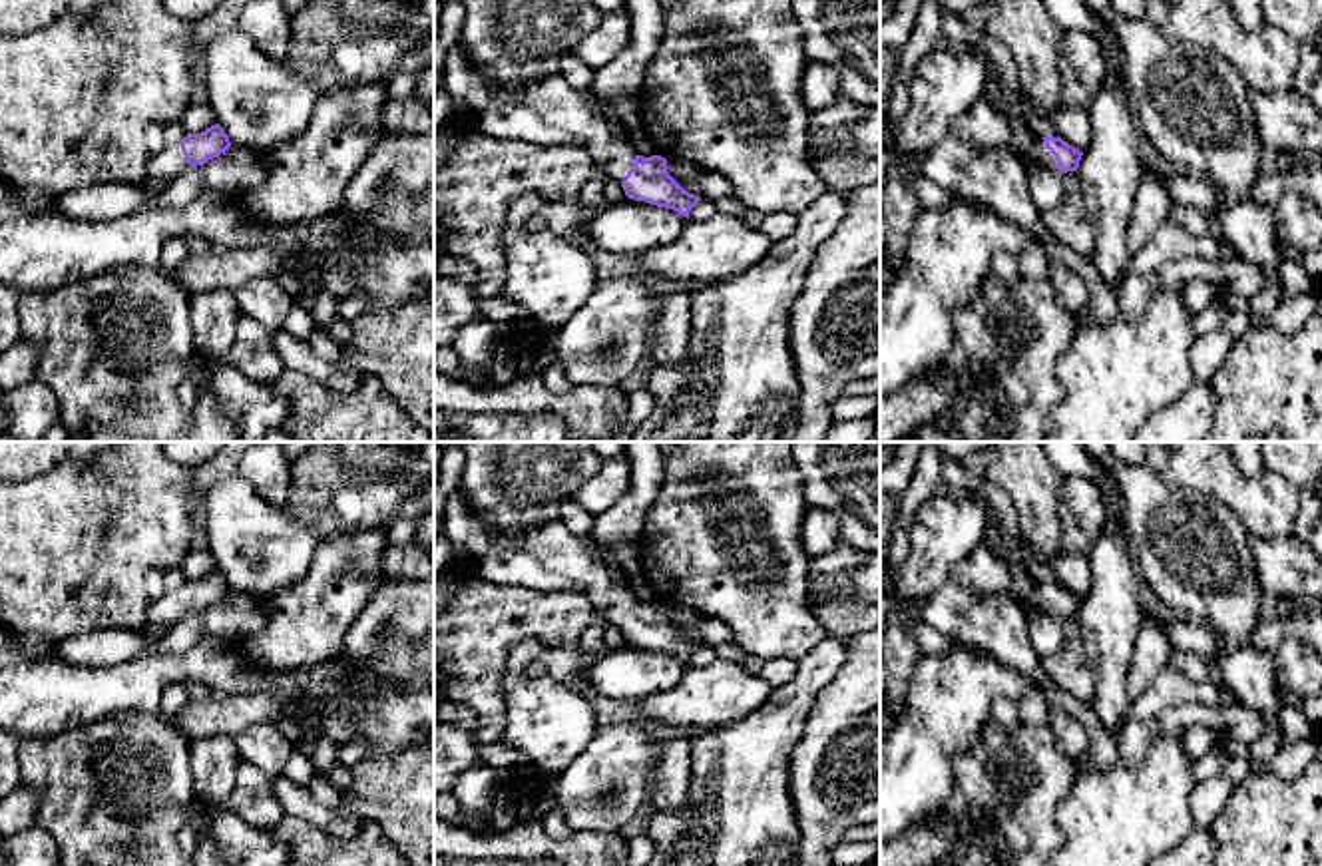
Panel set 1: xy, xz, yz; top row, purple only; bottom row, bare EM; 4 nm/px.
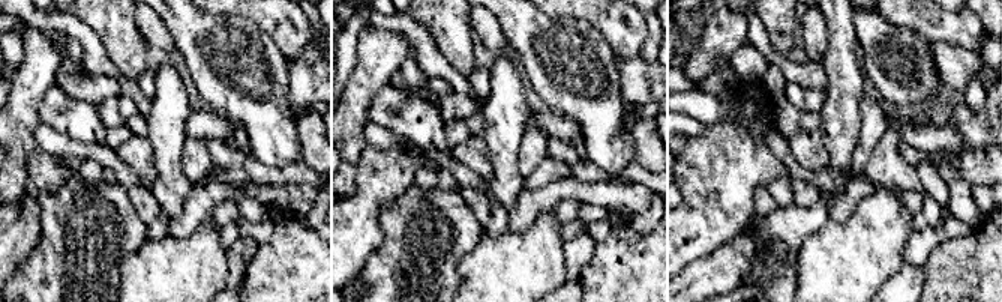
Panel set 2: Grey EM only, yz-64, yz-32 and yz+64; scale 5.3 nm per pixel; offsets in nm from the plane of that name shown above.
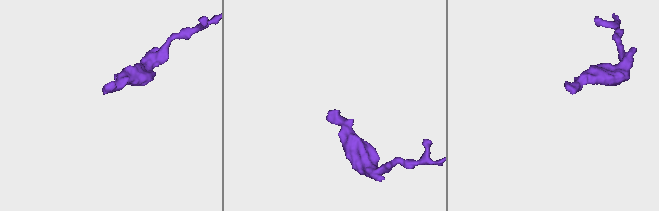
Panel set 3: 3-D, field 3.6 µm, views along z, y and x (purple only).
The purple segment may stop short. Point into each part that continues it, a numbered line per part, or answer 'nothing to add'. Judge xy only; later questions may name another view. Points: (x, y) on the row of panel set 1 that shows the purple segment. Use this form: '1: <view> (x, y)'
1: xy (170, 162)

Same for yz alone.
1: yz (1038, 154)

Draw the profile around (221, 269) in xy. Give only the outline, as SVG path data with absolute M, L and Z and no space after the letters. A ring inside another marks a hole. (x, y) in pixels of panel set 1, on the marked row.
M213 247L203 257L189 257L171 269L171 277L189 293L235 291L259 277L291 275L287 255L271 247L223 249Z

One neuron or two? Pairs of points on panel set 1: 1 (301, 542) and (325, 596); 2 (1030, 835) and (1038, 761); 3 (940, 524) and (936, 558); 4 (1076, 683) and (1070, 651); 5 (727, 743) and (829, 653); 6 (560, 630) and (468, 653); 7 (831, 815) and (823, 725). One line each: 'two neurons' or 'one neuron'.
1: two neurons
2: one neuron
3: one neuron
4: one neuron
5: one neuron
6: one neuron
7: one neuron

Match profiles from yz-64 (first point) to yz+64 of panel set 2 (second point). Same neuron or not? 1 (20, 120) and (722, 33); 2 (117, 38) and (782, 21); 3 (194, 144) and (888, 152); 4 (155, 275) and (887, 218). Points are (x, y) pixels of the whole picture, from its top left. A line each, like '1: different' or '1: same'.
1: same
2: same
3: different
4: same

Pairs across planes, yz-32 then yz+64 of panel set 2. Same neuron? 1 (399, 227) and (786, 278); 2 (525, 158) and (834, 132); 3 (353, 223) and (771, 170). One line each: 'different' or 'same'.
1: same
2: different
3: same

